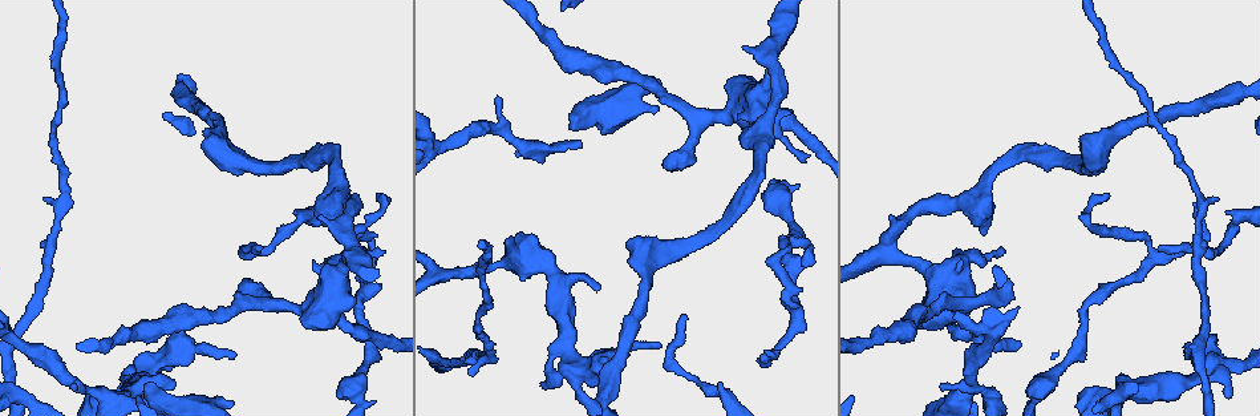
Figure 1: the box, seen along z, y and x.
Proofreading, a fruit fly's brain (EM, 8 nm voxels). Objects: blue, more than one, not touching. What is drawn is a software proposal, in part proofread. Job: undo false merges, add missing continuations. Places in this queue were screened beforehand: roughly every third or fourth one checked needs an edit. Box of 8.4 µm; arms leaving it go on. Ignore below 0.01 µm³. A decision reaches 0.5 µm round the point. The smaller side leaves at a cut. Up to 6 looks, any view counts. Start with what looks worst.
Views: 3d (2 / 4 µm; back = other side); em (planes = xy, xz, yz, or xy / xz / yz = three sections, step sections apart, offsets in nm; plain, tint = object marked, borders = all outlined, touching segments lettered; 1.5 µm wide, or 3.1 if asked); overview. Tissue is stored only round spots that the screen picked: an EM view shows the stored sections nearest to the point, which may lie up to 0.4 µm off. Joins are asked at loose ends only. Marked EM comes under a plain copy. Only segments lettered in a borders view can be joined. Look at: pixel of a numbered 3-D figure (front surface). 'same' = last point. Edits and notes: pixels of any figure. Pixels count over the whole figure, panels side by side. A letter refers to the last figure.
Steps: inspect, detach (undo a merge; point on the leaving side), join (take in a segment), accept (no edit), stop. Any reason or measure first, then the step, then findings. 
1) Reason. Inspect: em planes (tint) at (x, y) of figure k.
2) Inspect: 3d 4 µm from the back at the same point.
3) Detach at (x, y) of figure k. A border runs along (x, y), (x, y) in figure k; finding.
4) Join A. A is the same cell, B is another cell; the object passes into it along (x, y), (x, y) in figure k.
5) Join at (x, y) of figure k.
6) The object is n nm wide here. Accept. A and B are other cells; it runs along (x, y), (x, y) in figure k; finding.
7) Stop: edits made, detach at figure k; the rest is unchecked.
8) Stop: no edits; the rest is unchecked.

An open end. Inspect: em planes (borders) at (1189, 355) of figure 1.

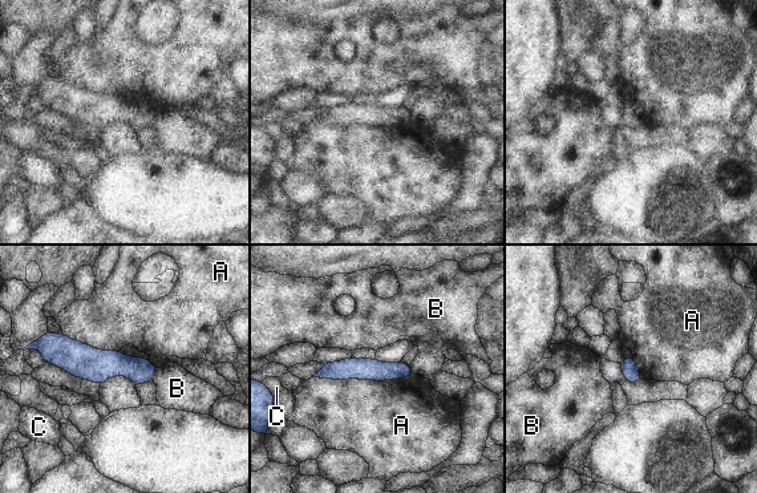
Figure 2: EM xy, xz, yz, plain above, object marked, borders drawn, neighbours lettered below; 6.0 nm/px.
Accept. A, B and C are other cells; a border runs along (412, 374), (385, 380), (312, 376) in figure 2; no lettered segment goes on from it.

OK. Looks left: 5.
Narrows sharply. Inspect: em xy step 4 (borders) at (1159, 125) of figure 1.

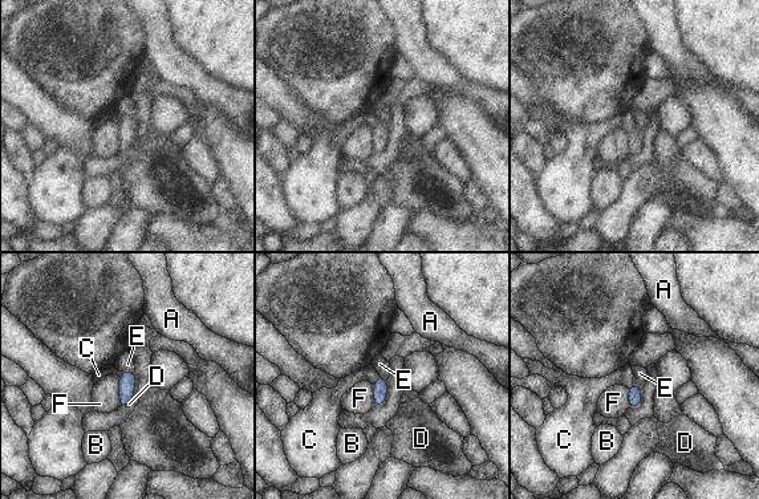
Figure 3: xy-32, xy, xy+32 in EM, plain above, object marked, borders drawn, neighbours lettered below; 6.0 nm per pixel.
Inspect: em planes (borders) at the same point.

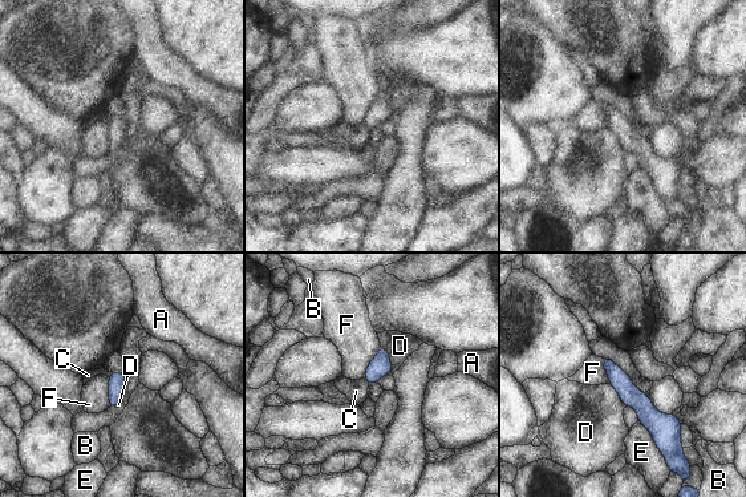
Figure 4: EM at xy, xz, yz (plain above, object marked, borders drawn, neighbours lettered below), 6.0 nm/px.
Accept. A, B, C, D, E and F are other cells; a border runs along (605, 358), (648, 395) in figure 4; continuous, no second neuron.

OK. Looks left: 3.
Arms part here. Inspect: em planes (borders) at (373, 260) of figure 1.

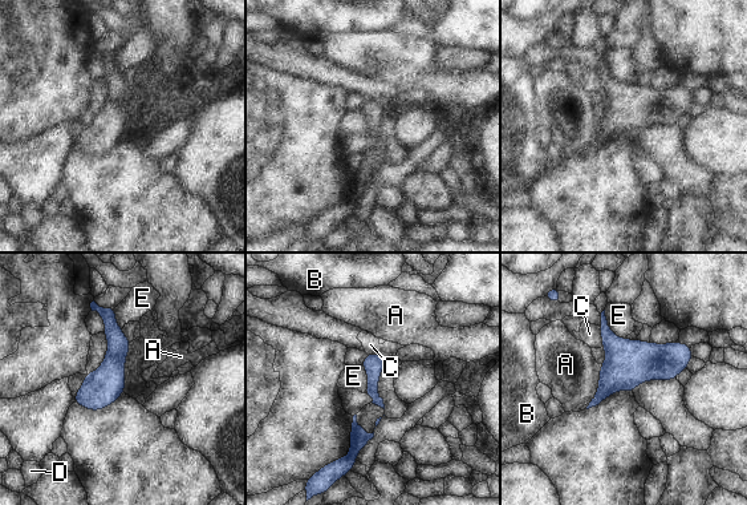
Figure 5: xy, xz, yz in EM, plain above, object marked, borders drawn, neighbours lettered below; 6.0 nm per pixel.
The object is 220 nm wide here. Accept. A, B, C, D and E are other cells; it runs along (94, 307), (110, 322), (114, 363), (92, 407) in figure 5; all the same neuron.

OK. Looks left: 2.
Stop: no edits; the rest is unchecked.

